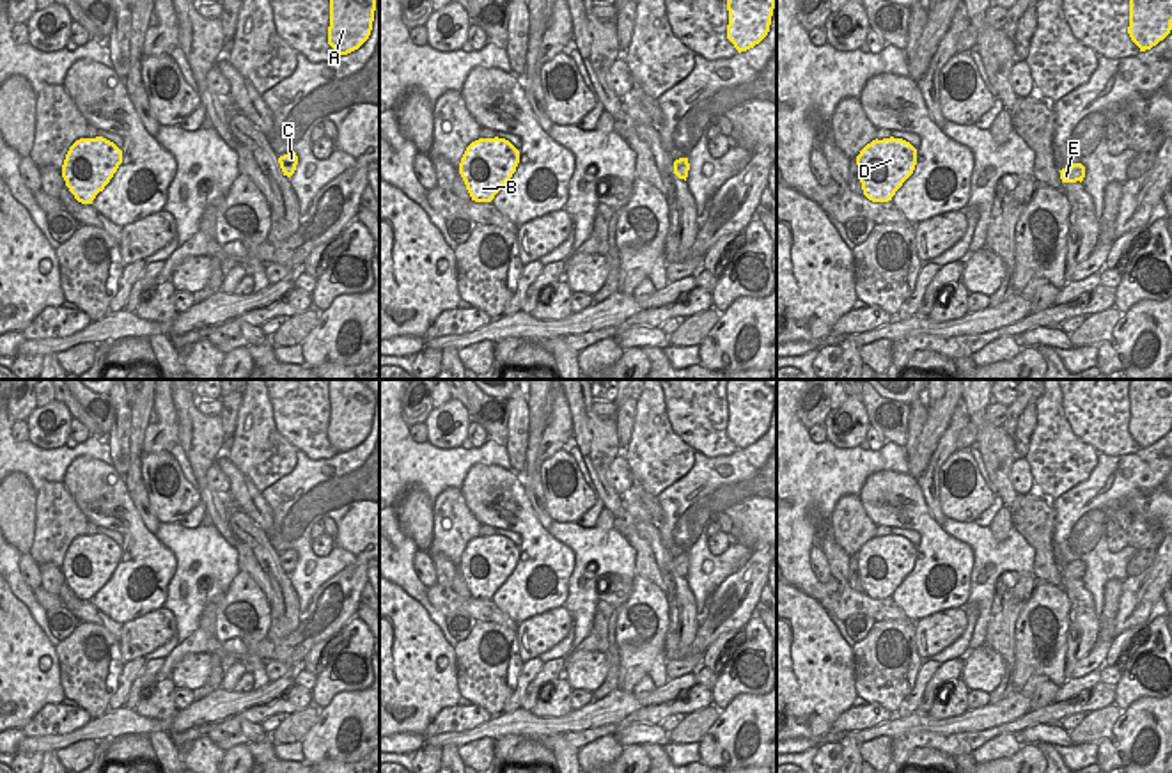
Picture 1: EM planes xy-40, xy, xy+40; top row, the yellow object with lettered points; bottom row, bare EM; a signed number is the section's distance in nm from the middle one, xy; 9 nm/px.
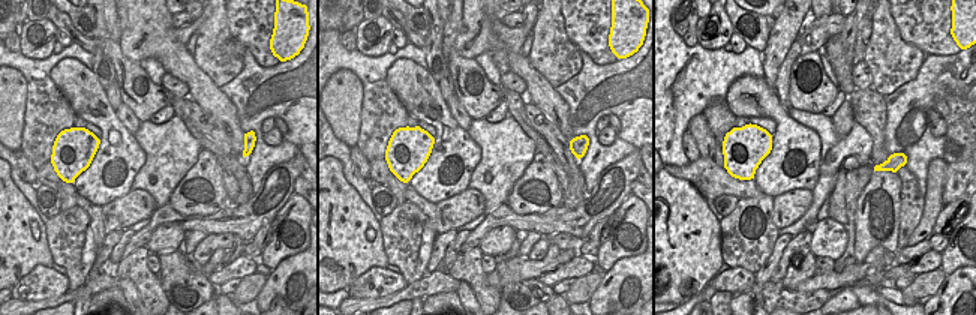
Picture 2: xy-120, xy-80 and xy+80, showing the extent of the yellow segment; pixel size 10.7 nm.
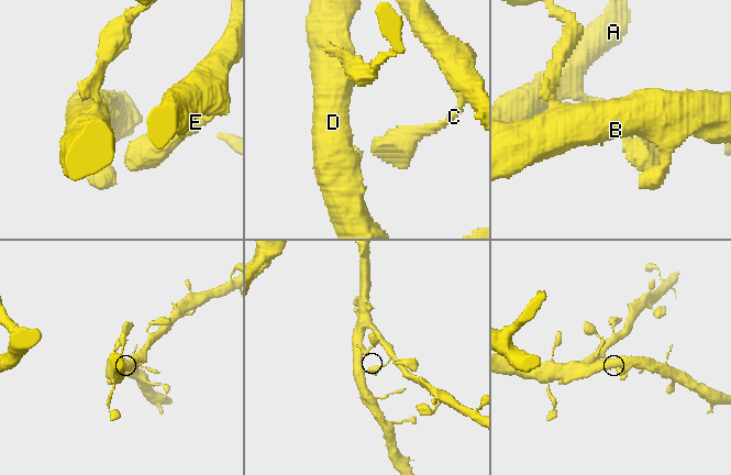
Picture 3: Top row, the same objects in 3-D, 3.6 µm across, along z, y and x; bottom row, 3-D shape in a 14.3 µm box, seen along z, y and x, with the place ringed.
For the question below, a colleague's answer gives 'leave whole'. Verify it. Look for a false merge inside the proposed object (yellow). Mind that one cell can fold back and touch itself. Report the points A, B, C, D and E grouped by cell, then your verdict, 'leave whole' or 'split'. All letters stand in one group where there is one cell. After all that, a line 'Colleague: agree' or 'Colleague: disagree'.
A B C D E; leave whole
Colleague: agree

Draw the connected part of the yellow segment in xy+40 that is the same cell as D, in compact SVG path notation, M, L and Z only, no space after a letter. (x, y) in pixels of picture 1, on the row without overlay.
M876 535L860 548L856 562L863 592L872 599L888 599L913 571L917 546L902 535Z

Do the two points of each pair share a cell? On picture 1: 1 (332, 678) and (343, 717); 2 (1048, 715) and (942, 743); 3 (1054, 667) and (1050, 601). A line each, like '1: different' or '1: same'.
1: different
2: same
3: same

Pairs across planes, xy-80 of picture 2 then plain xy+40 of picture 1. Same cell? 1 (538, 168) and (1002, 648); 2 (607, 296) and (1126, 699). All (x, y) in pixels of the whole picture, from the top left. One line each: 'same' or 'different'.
1: different
2: different

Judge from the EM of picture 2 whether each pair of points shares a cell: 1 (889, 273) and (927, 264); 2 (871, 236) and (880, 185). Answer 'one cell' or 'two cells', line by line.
1: one cell
2: one cell

